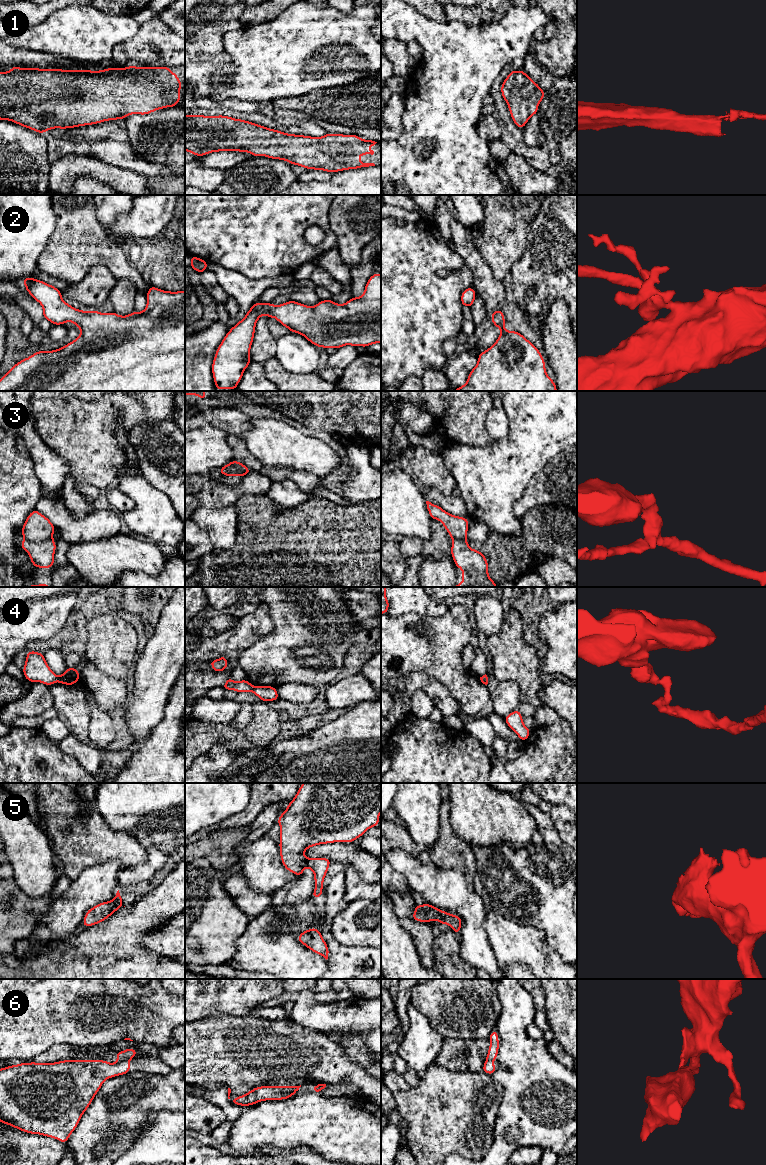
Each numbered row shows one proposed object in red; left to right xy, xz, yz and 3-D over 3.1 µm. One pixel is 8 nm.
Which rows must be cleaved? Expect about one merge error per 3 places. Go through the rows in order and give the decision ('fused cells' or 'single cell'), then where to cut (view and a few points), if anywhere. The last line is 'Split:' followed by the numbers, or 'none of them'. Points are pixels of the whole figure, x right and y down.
1: single cell | no cut
2: single cell | no cut
3: fused cells | xy (51, 537), (45, 540), (25, 540)
4: fused cells | xz (254, 686), (252, 691)
5: single cell | no cut
6: fused cells | xy (129, 1059), (117, 1062)
Split: 3, 4, 6

